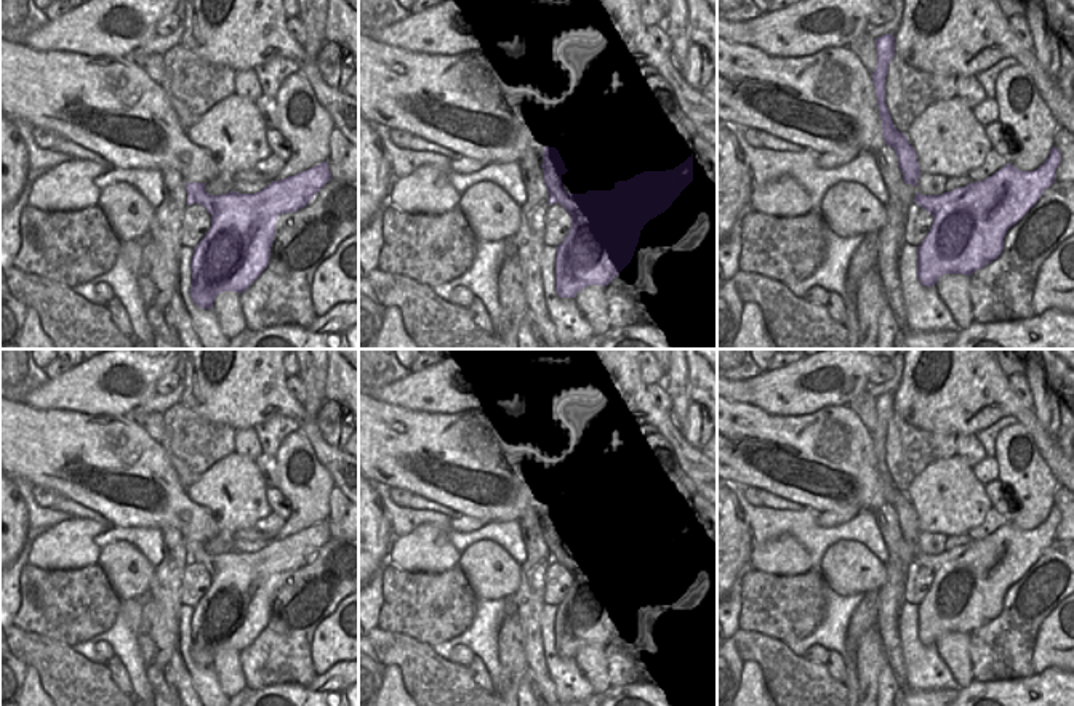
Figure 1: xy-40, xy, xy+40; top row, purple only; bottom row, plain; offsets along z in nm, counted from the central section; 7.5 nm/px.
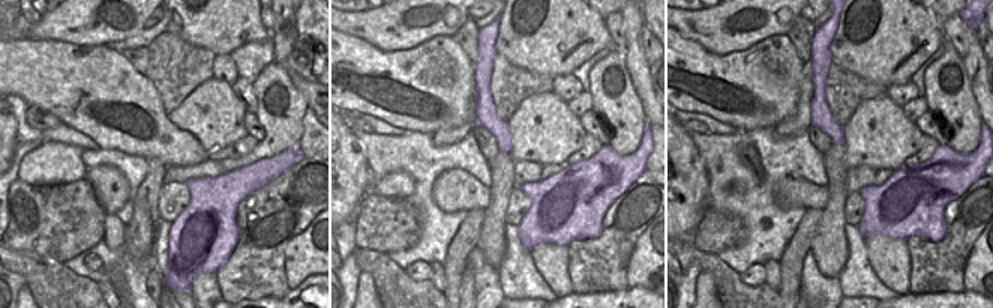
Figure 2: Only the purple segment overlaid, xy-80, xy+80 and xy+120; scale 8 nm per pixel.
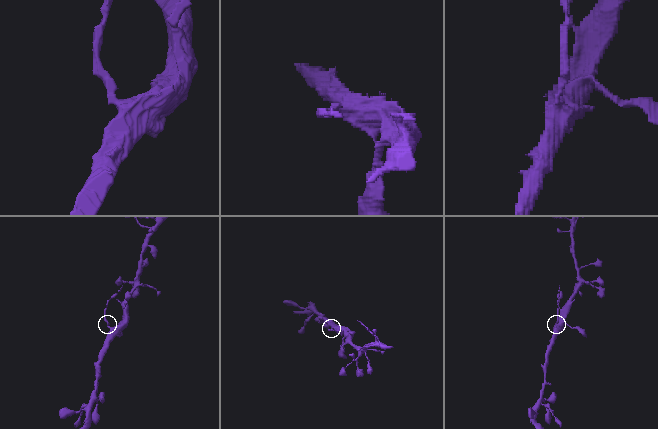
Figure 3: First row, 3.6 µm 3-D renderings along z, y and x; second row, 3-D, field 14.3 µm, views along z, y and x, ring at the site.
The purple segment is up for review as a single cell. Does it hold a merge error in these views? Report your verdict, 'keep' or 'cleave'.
cleave

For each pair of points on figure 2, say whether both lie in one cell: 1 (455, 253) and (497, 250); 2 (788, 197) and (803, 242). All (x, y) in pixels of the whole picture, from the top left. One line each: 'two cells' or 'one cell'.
1: two cells
2: two cells

